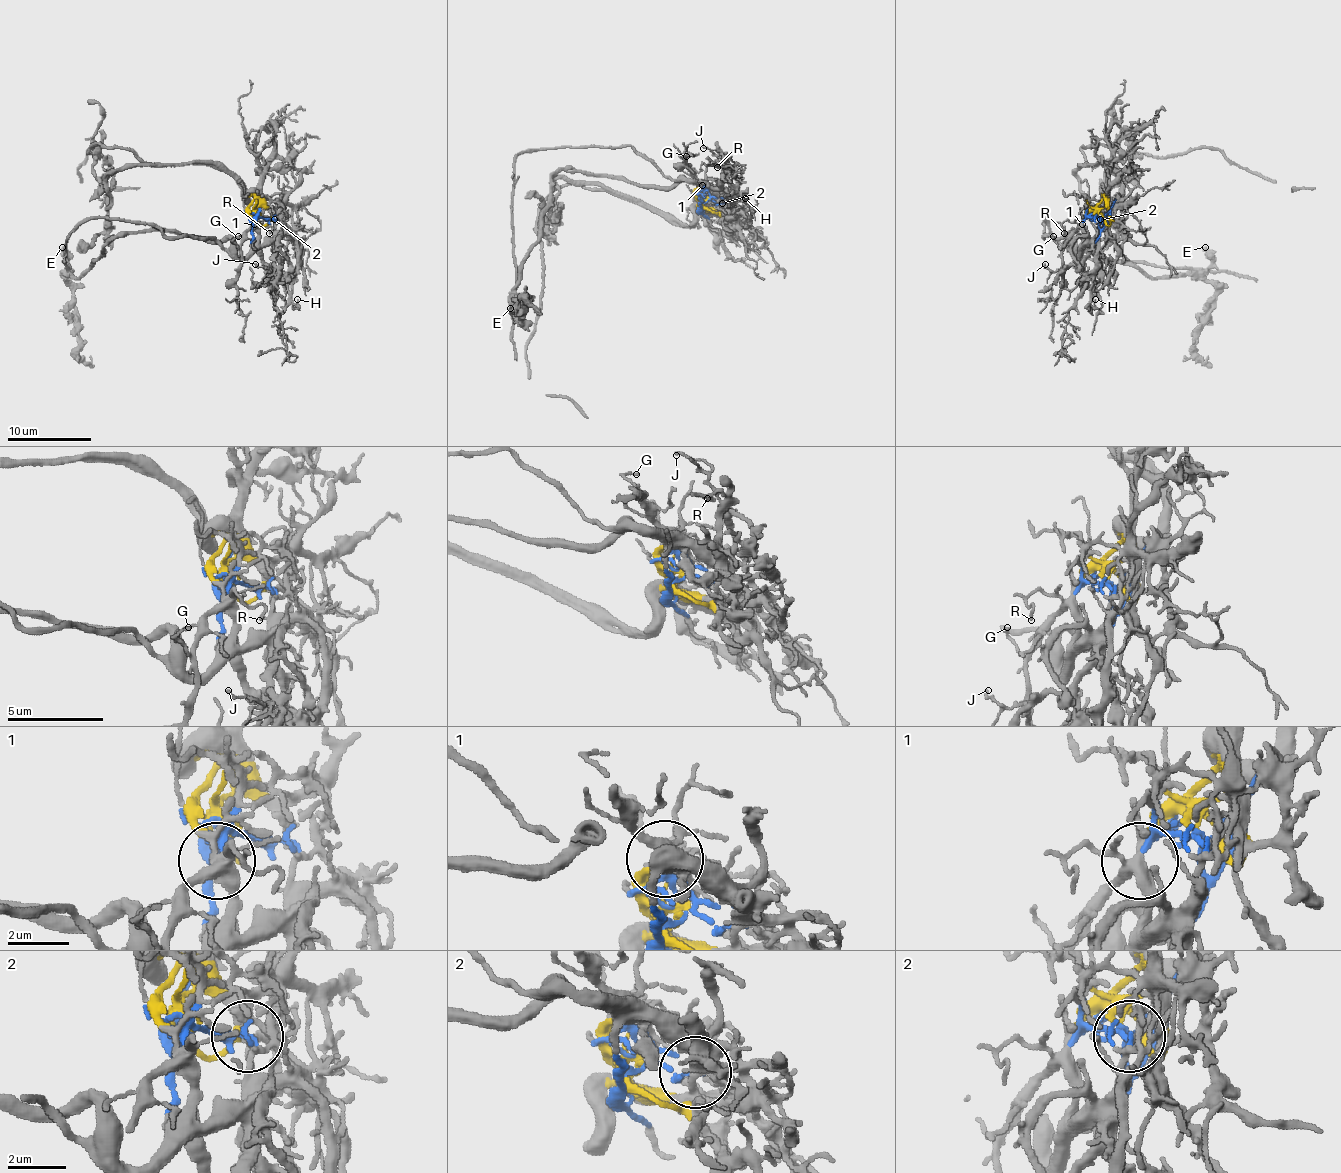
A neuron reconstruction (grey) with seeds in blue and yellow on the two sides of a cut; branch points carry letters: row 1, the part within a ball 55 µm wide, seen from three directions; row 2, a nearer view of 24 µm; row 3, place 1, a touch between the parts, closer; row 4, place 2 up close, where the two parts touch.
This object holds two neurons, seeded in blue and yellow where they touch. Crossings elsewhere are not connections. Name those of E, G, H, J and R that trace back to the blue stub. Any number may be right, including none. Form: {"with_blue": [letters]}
{"with_blue": ["E", "G", "H", "J", "R"]}

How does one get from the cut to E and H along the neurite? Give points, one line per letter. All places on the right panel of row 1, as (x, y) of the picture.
E: (1102, 219), (1079, 257), (1072, 230), (1075, 246), (1154, 278), (1200, 274), (1204, 246)
H: (1102, 219), (1098, 217), (1102, 225), (1098, 240), (1098, 269), (1091, 290), (1093, 307), (1095, 299)

